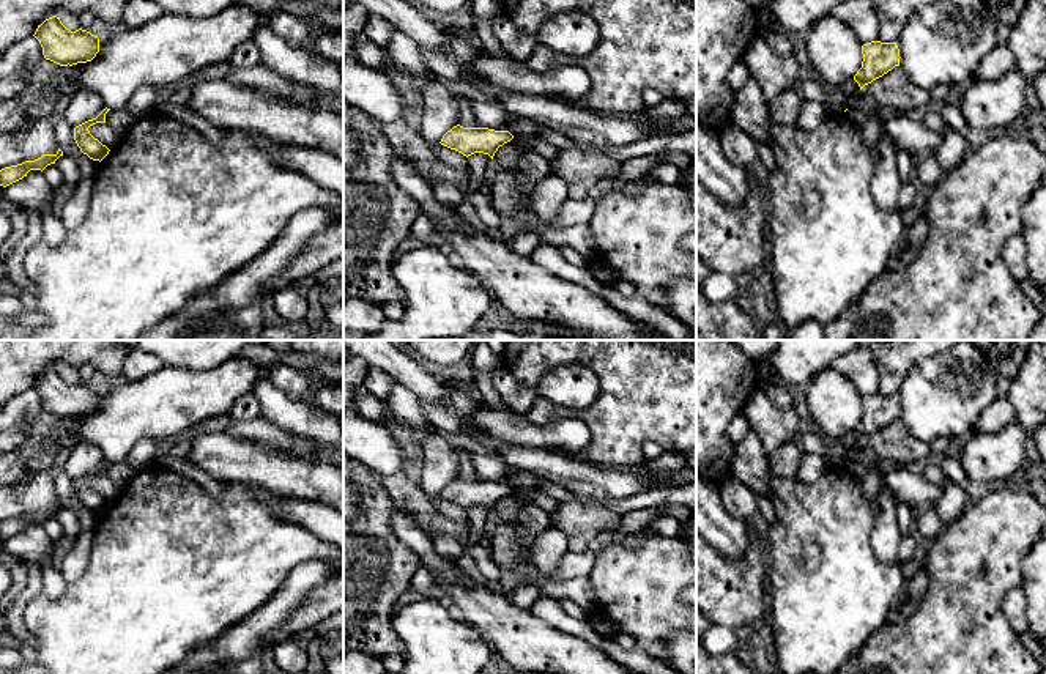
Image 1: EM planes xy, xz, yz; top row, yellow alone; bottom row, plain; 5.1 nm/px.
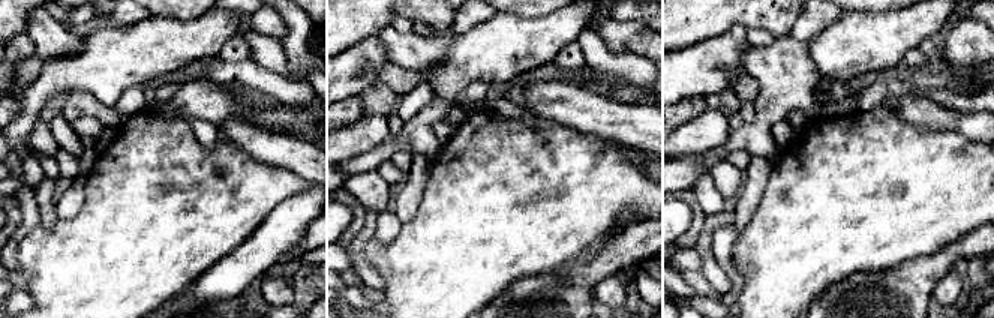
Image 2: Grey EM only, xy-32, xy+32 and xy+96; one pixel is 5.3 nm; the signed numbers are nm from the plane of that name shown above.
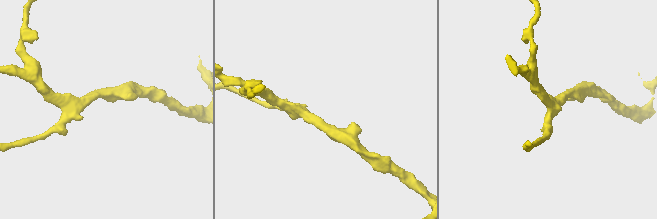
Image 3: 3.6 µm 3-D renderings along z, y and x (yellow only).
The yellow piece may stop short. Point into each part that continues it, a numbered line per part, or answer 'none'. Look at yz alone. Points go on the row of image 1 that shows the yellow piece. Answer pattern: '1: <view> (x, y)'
none

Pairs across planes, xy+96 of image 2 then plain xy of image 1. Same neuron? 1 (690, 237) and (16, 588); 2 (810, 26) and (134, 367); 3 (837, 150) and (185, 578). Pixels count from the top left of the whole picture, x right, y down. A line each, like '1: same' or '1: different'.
1: same
2: same
3: same

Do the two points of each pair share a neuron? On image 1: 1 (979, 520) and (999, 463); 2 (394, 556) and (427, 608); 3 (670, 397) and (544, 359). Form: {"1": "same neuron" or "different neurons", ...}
{"1": "different neurons", "2": "different neurons", "3": "same neuron"}

